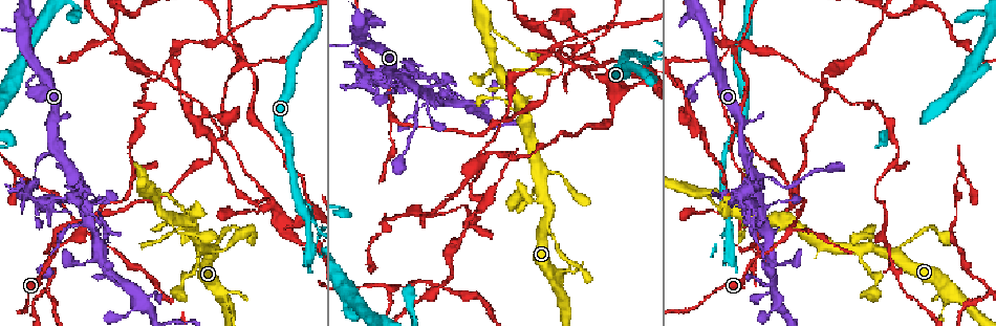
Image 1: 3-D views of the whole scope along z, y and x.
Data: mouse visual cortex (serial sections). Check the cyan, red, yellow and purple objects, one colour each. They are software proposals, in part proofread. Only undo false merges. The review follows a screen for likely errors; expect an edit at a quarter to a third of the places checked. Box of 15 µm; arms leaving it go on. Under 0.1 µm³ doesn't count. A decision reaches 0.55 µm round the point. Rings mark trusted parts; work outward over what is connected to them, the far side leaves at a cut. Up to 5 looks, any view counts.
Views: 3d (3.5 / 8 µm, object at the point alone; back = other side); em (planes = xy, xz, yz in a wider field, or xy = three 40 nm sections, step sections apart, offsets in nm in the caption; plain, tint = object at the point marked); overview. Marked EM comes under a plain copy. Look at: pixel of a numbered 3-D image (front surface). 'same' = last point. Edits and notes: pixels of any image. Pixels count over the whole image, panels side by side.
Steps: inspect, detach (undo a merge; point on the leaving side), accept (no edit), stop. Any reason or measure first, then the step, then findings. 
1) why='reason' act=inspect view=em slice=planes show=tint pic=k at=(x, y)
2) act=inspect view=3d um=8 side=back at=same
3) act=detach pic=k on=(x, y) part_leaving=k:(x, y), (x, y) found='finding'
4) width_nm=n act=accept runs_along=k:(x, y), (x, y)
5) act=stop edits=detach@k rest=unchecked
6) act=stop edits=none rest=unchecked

why='three arms meet' act=inspect view=3d um=3.5 pic=1 at=(57, 154)

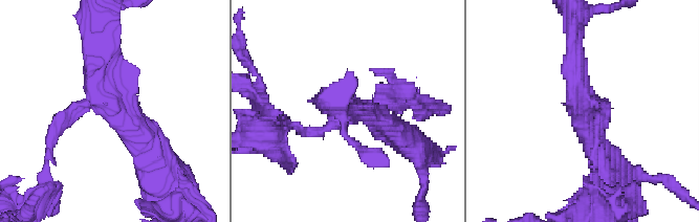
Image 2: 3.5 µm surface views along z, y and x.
why='shape alone is not enough' act=inspect view=em slice=xy step=3 show=tint pic=2 at=(580, 104)

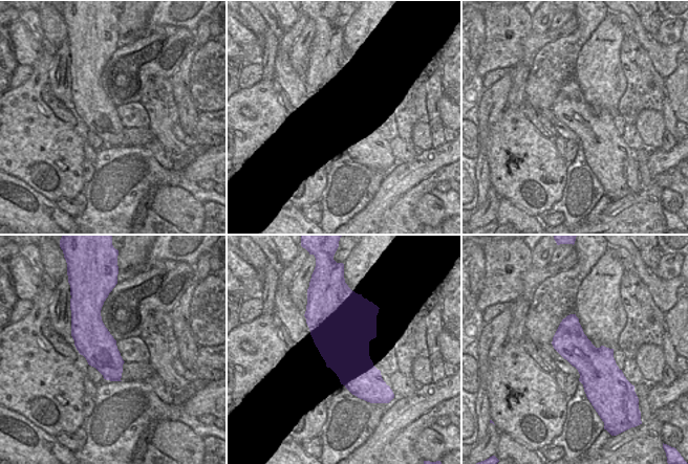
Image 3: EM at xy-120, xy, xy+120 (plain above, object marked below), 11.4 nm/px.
act=accept runs_along=2:(97, 37), (97, 85), (153, 155) found='one cell here'

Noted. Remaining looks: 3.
why='three arms meet' act=inspect view=3d um=3.5 pic=1 at=(92, 204)

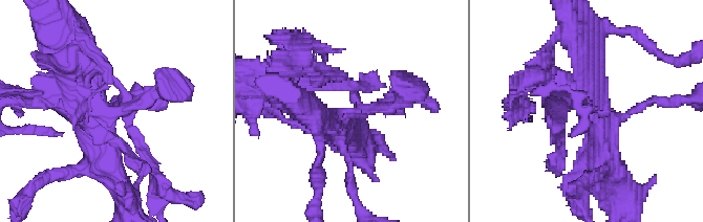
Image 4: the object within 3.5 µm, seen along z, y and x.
act=inspect view=em slice=xy step=5 show=tint pic=4 at=(122, 116)

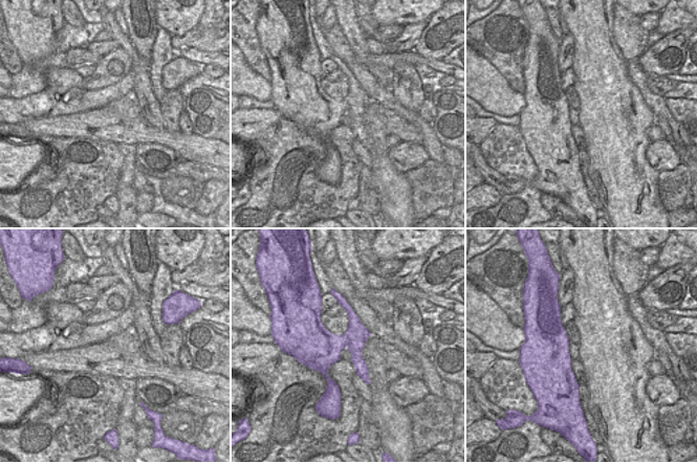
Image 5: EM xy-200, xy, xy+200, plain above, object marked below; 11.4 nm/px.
width_nm=340 act=accept runs_along=4:(85, 75), (94, 114), (123, 120), (155, 175) found='continuous, no second cell'

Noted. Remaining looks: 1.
act=stop edits=none rest=unchecked

